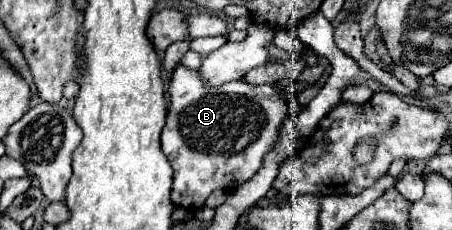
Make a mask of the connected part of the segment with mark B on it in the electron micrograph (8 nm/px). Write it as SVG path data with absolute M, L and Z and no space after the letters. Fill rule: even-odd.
M177 65L169 87L167 119L161 131L161 147L173 167L171 201L175 203L175 207L197 211L205 205L205 199L215 189L235 191L245 181L249 181L261 167L263 157L271 151L273 143L279 139L279 131L287 119L289 119L287 99L273 85L249 87L245 81L229 81L223 83L221 87L207 87L205 83L201 83L197 71L189 71L187 67Z

